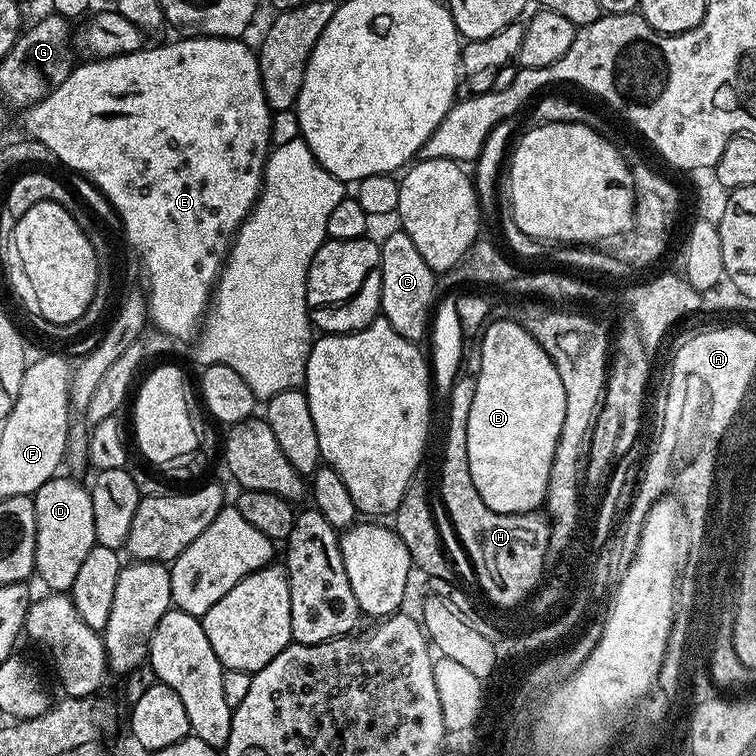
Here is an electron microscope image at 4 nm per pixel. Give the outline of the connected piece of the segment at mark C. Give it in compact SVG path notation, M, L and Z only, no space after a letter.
M403 230L395 231L390 233L385 240L381 239L379 241L380 269L382 270L380 312L383 319L388 320L390 326L394 326L394 330L398 330L398 334L402 334L402 338L413 342L420 342L420 339L423 336L425 339L430 332L430 317L433 315L434 301L437 299L436 280L438 280L438 276L437 273L432 271L430 266L426 266L426 261L422 258L422 254L418 254L418 249L414 247L414 242L410 242L408 235Z

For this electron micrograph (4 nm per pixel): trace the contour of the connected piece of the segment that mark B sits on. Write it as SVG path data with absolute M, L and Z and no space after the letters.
M518 319L494 320L483 329L484 337L480 336L478 340L484 360L479 361L477 389L474 390L469 421L466 422L466 454L470 462L470 478L474 478L474 486L478 486L478 494L482 502L490 506L490 510L498 514L534 512L545 503L545 493L541 489L539 492L531 488L528 485L532 480L531 474L520 472L516 464L551 464L558 438L562 434L562 422L566 418L566 389L562 386L562 378L558 378L558 370L550 354L542 350L540 343Z

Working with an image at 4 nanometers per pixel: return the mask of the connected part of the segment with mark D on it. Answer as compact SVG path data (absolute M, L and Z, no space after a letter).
M57 474L45 482L32 496L36 515L35 575L53 593L71 593L74 578L86 554L96 544L94 534L94 502L91 491L71 475Z

